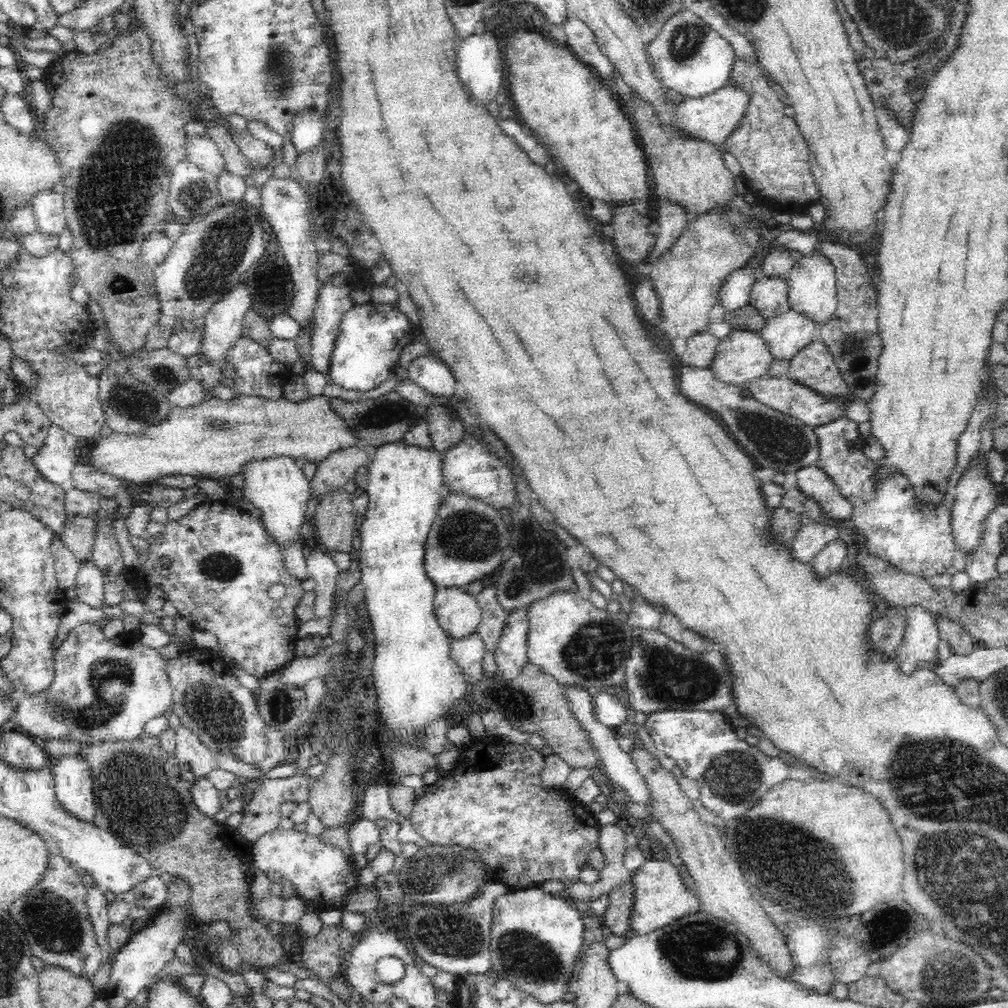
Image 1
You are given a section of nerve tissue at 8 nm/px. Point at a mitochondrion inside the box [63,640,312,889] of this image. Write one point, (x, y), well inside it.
(161, 818)

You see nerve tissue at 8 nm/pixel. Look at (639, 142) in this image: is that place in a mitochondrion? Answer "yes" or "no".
no

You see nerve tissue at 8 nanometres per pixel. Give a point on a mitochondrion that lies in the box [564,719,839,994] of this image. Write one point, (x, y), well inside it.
(697, 950)

